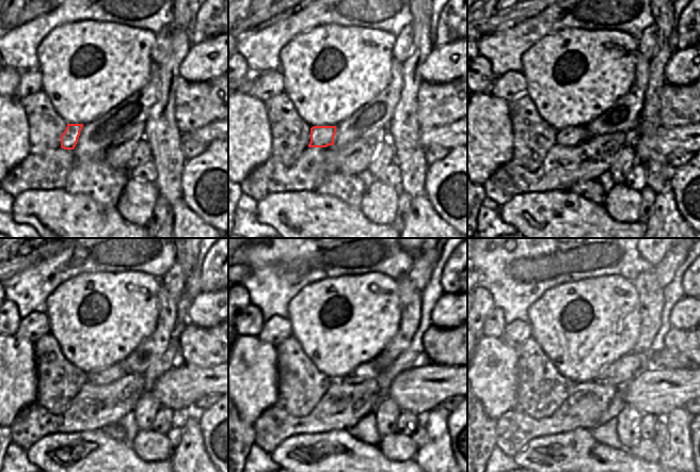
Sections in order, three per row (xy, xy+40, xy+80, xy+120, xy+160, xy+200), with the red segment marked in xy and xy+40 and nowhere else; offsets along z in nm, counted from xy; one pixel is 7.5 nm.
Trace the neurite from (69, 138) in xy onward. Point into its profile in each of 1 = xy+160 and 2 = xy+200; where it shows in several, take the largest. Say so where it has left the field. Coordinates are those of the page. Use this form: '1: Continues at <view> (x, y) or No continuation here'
1: Continues at xy+160 (366, 371)
2: Continues at xy+200 (623, 371)

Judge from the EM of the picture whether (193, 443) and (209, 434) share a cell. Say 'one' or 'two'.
two

